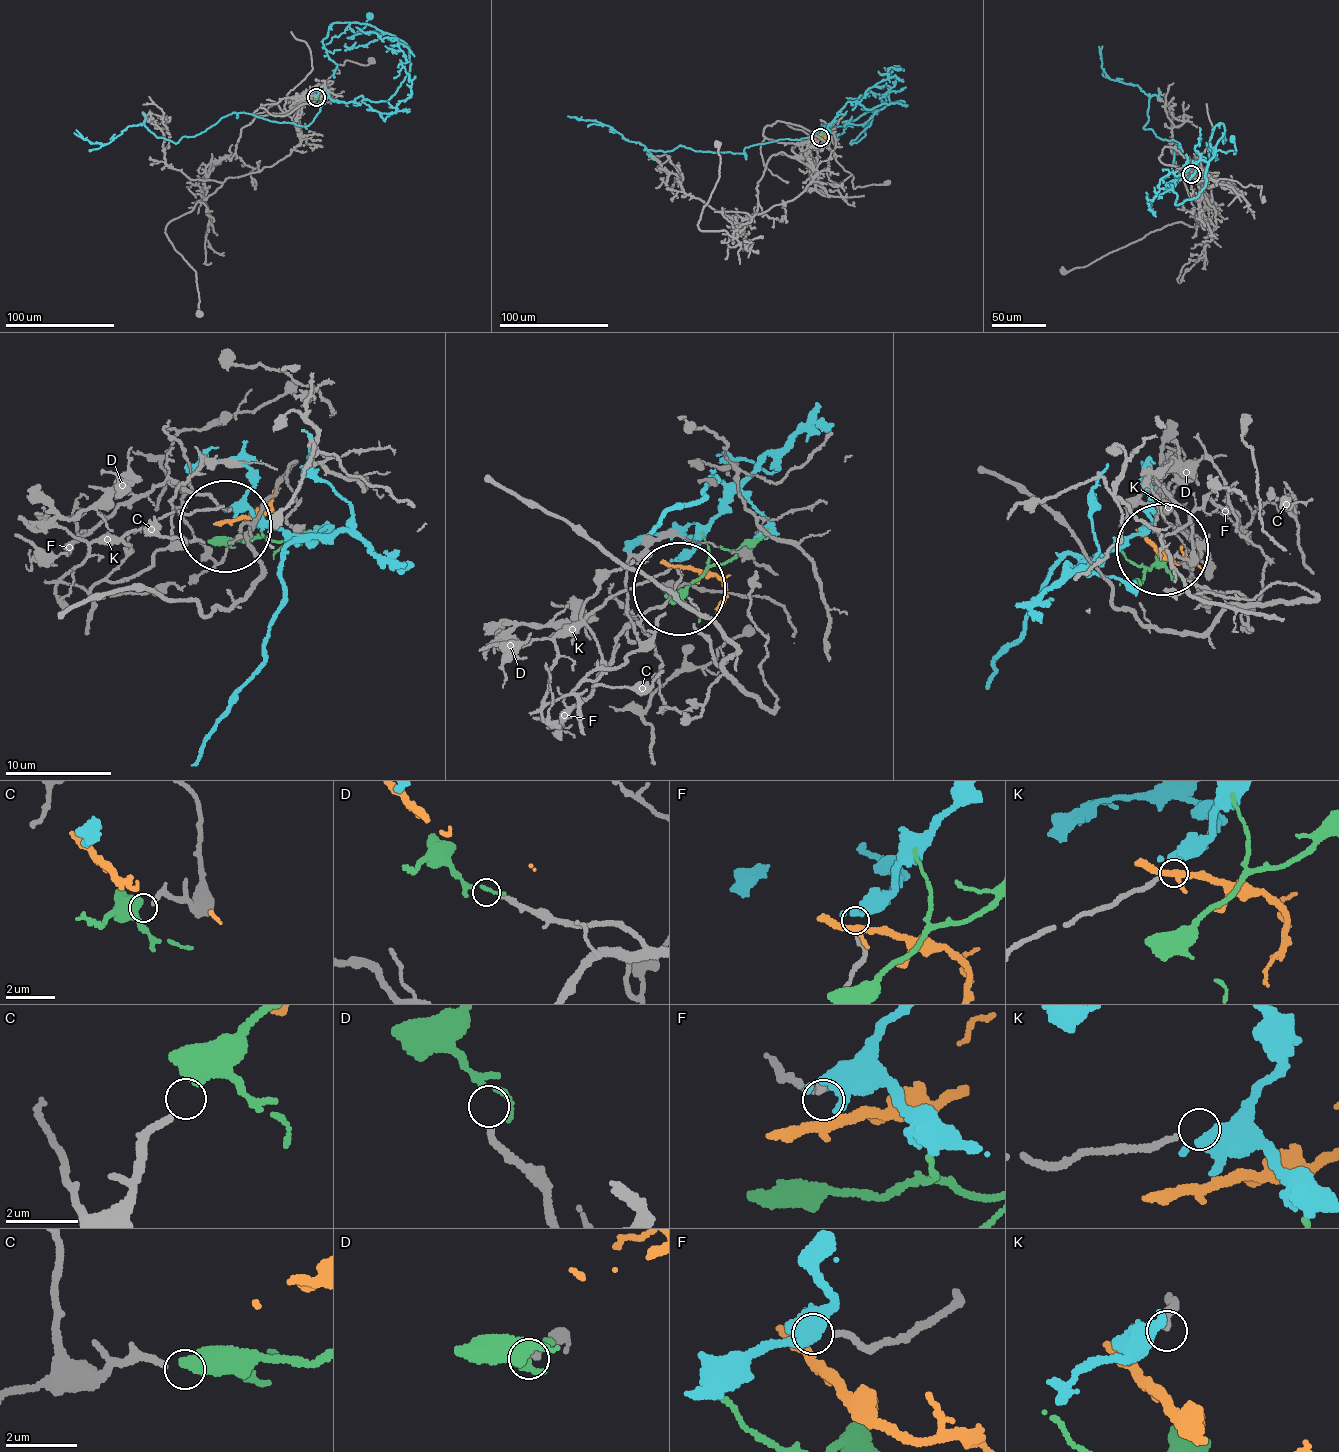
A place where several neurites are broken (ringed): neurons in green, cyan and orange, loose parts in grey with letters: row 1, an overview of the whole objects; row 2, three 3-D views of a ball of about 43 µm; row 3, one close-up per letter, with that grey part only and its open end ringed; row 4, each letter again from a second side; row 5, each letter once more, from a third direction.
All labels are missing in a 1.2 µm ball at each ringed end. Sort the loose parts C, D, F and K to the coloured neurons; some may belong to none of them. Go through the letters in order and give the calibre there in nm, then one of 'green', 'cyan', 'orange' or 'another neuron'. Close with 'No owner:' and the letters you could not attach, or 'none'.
C: 190 nm thick; green
D: 170 nm thick; another neuron
F: 190 nm thick; another neuron
K: 160 nm thick; another neuron
No owner: D, F, K

